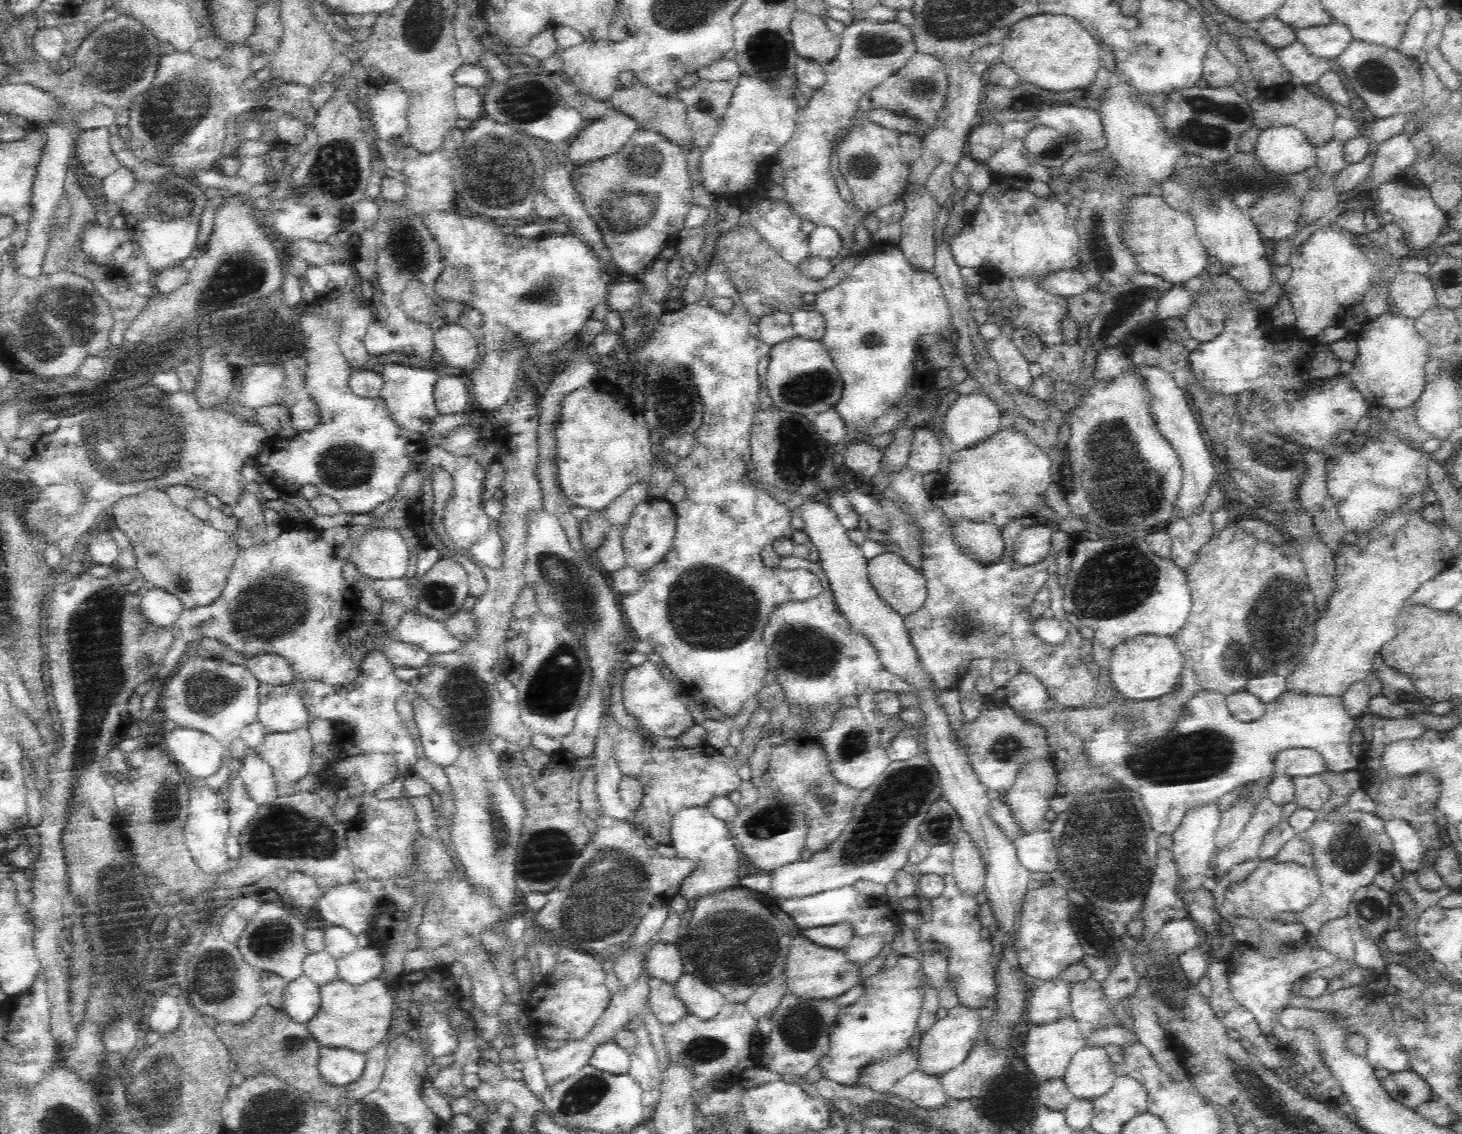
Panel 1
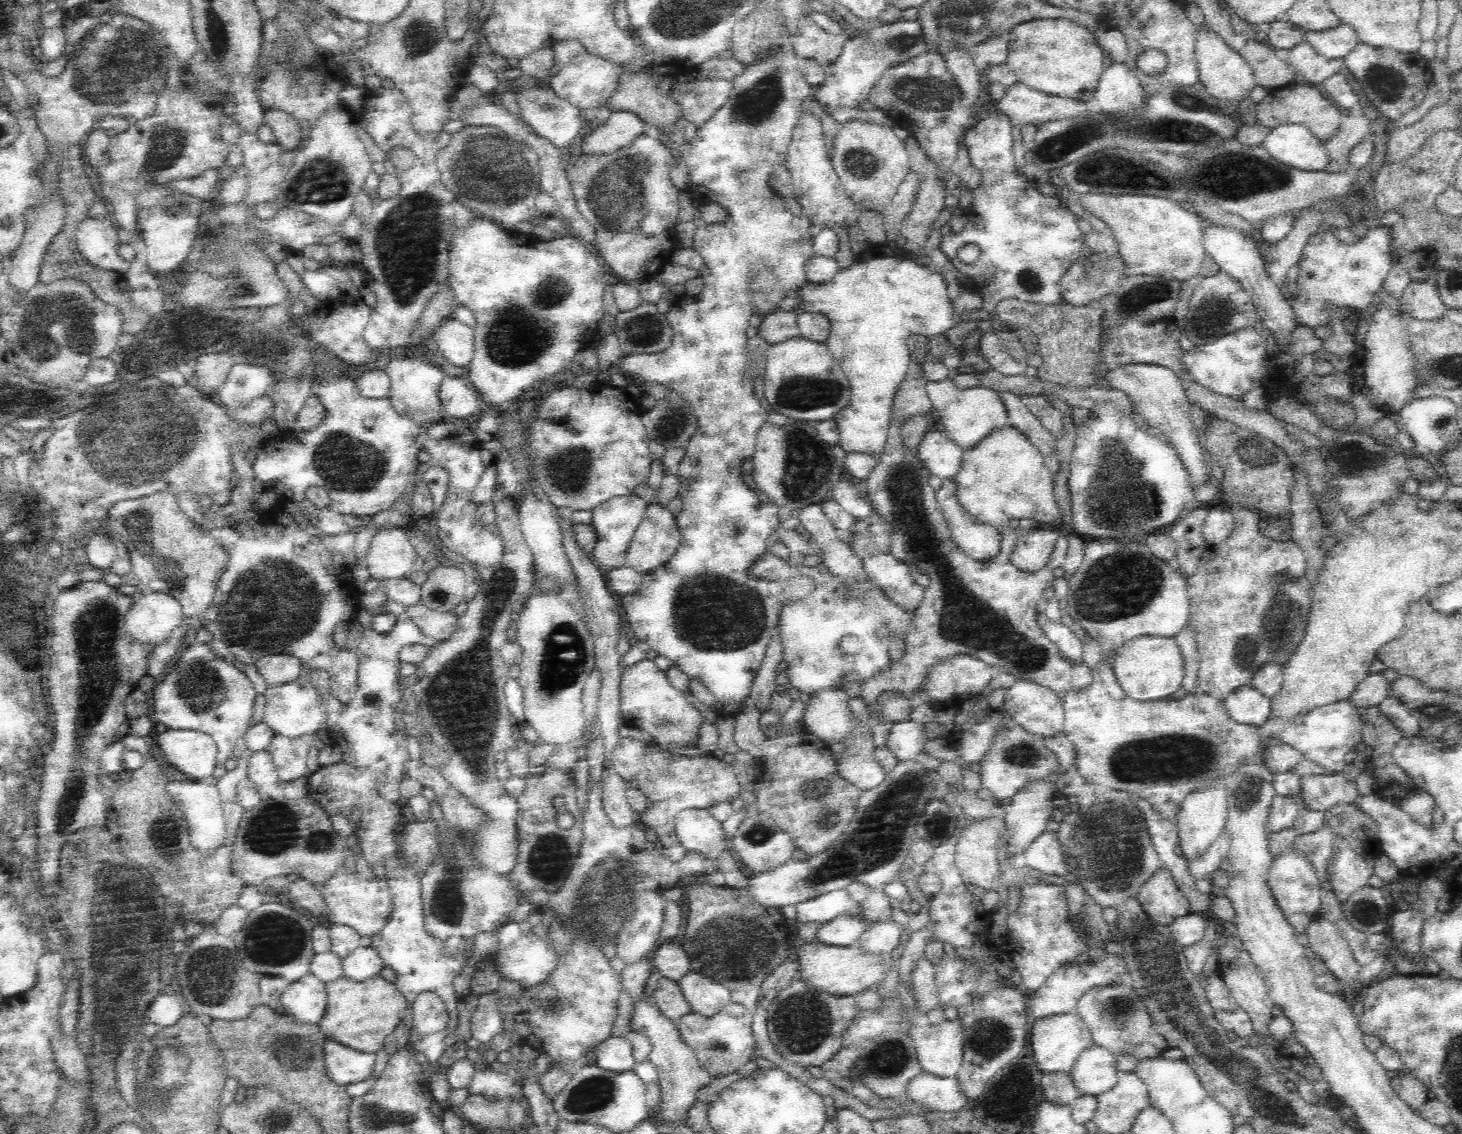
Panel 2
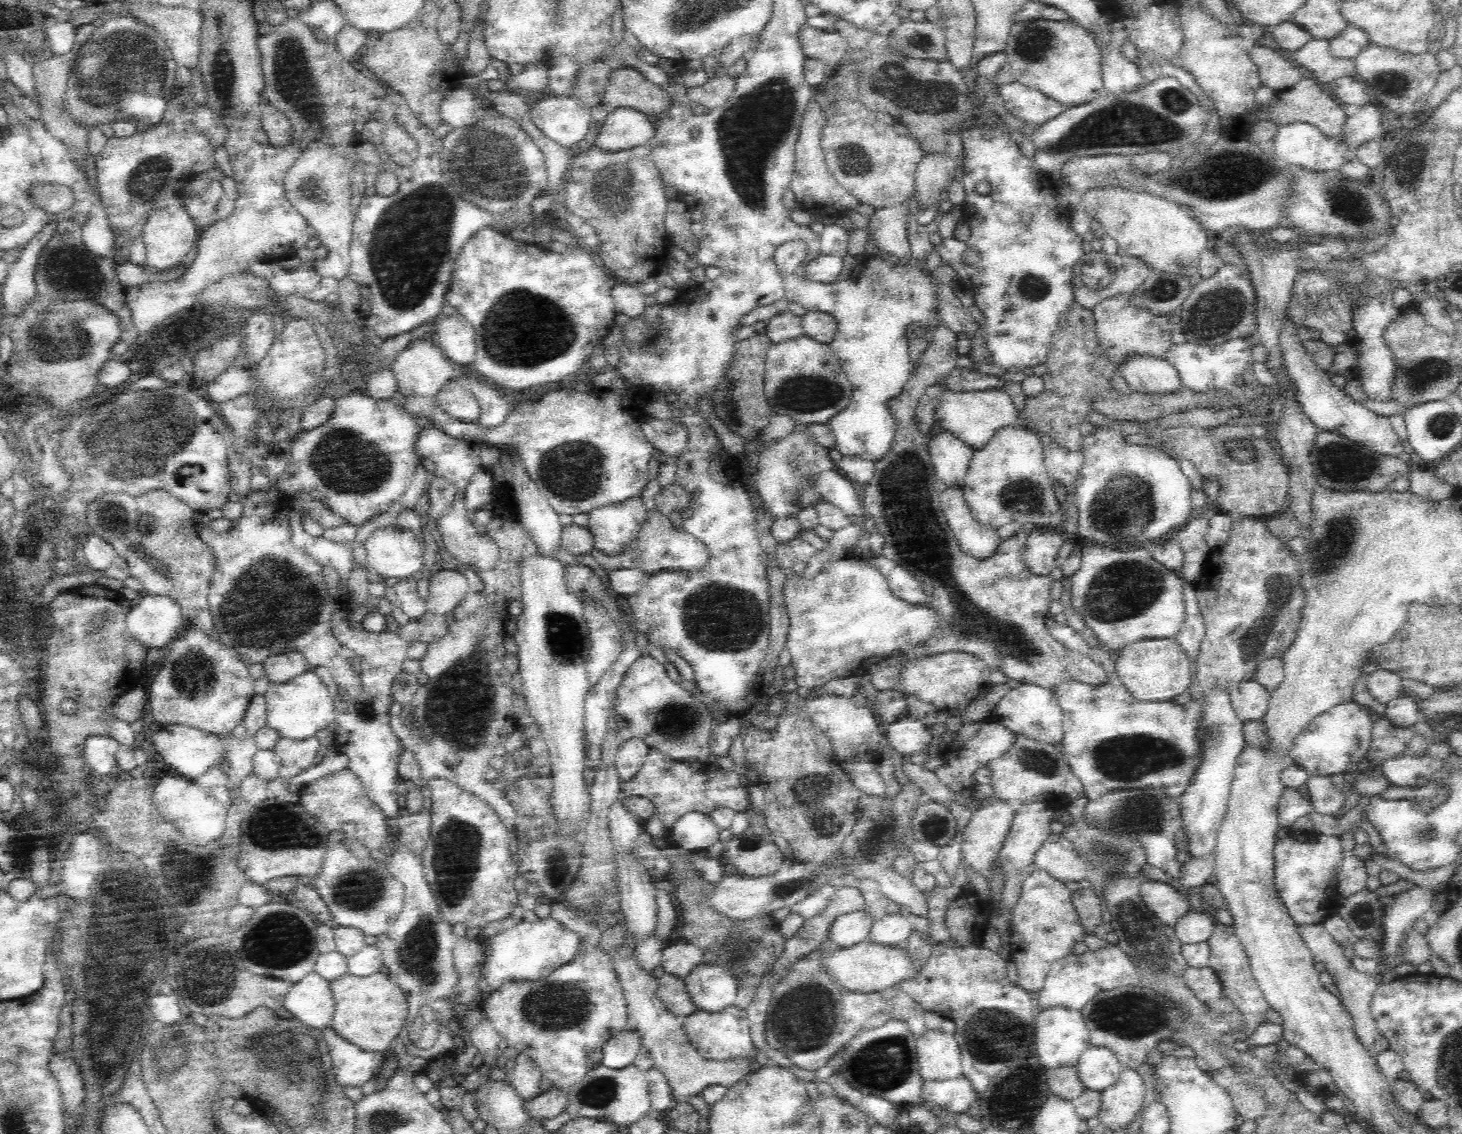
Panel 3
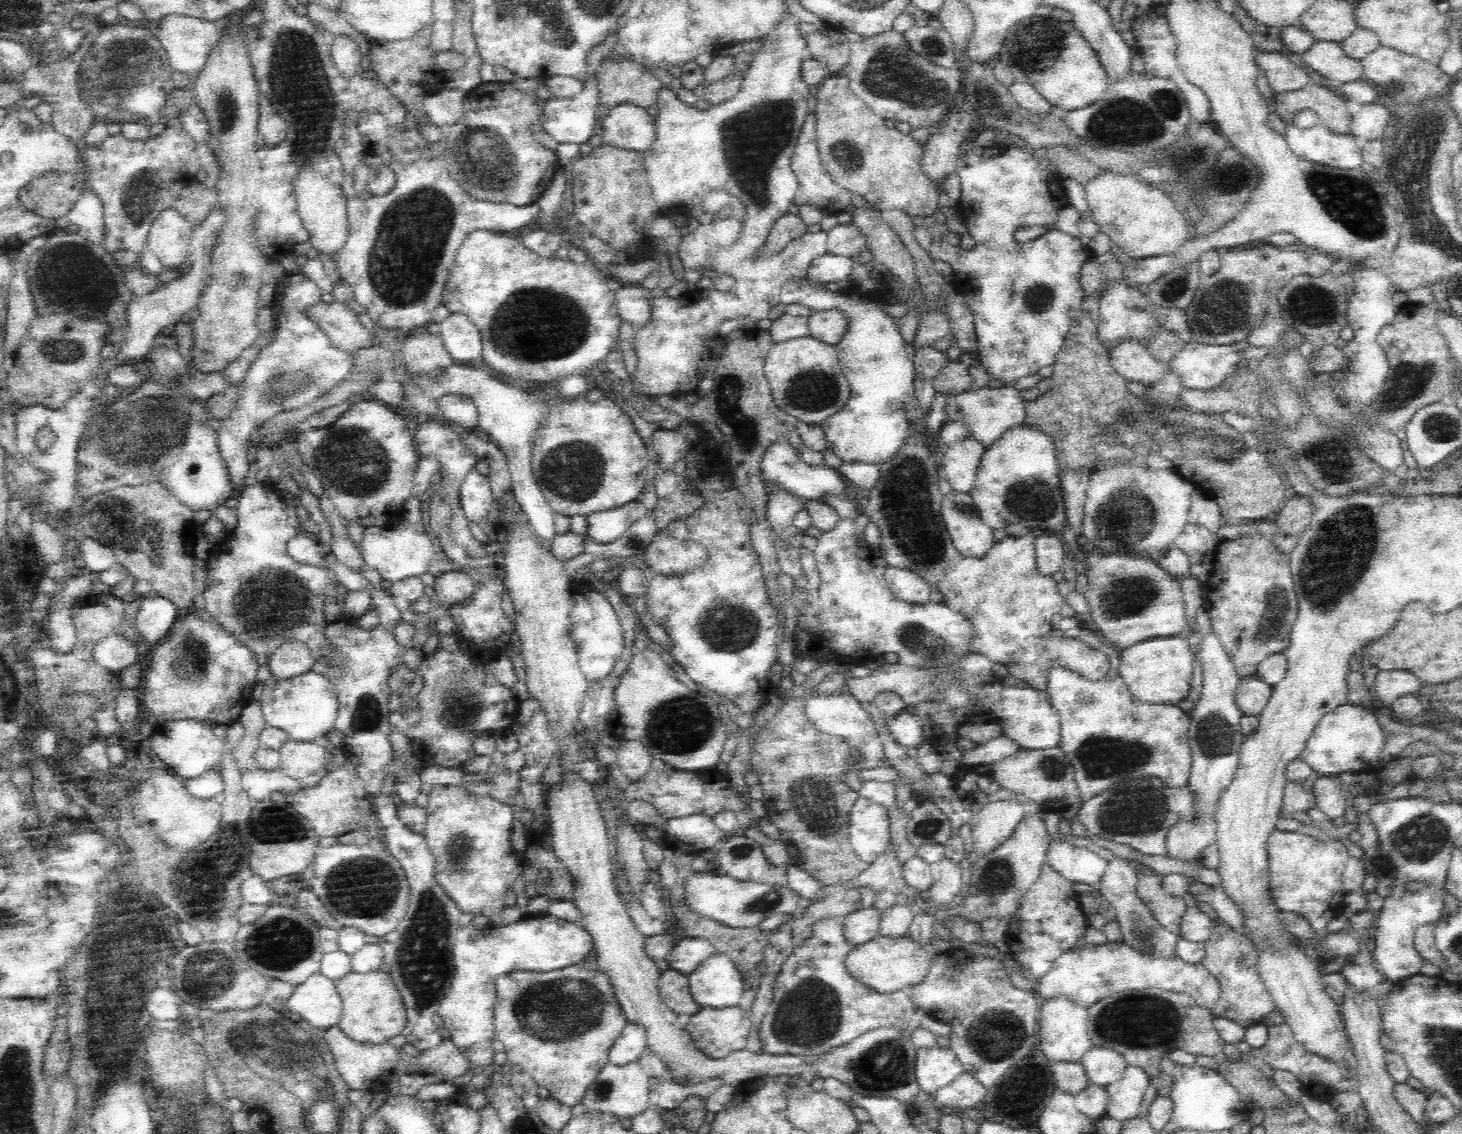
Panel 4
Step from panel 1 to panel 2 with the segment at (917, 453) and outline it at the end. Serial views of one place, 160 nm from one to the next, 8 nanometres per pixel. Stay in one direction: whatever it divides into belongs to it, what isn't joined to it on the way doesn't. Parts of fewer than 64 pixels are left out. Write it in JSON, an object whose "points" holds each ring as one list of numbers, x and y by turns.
{"points":[[932,430,924,434,918,448,918,457,924,466,942,481,952,479,960,468,960,460,965,450,948,438,945,431]]}

